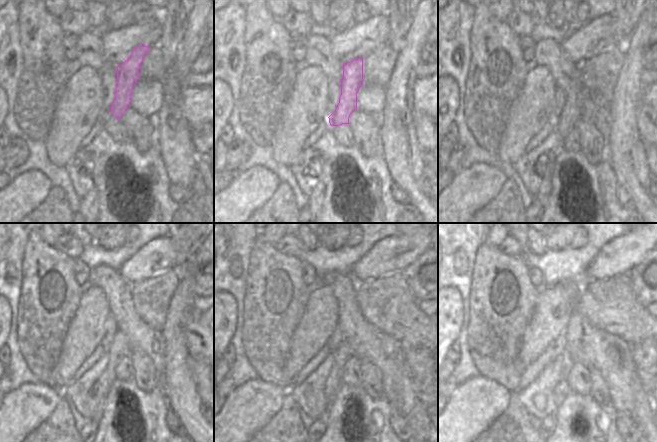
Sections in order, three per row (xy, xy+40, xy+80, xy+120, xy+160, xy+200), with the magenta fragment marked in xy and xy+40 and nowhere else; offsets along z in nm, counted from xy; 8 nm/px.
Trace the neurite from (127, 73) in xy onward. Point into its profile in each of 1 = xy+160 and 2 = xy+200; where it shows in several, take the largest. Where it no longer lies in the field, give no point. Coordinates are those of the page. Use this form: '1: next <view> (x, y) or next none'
1: next xy+160 (342, 353)
2: next xy+200 (562, 388)

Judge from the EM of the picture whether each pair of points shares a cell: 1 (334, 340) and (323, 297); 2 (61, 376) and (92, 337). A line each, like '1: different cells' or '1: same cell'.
1: different cells
2: same cell

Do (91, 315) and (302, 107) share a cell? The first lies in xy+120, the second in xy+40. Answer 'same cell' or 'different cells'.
same cell

